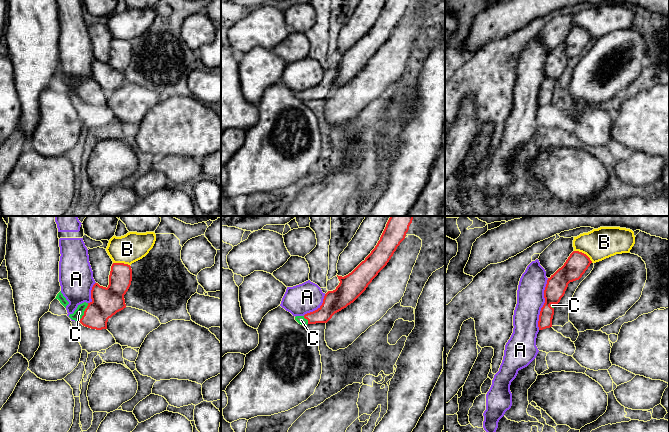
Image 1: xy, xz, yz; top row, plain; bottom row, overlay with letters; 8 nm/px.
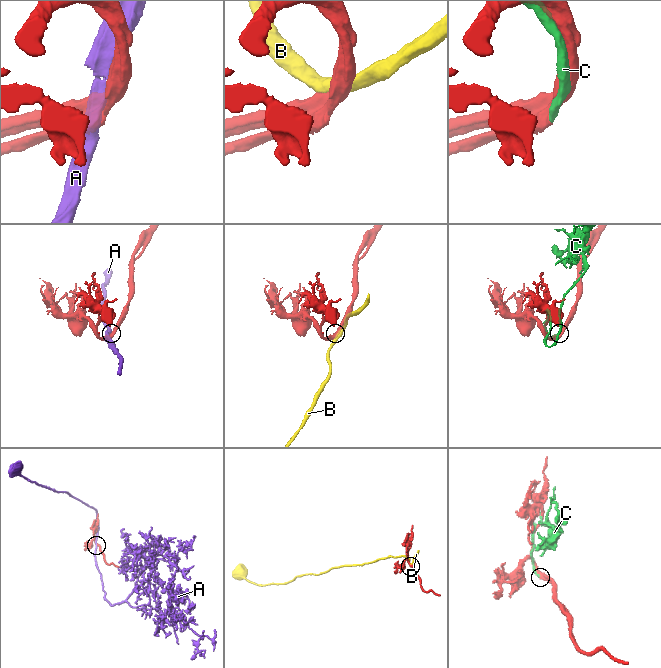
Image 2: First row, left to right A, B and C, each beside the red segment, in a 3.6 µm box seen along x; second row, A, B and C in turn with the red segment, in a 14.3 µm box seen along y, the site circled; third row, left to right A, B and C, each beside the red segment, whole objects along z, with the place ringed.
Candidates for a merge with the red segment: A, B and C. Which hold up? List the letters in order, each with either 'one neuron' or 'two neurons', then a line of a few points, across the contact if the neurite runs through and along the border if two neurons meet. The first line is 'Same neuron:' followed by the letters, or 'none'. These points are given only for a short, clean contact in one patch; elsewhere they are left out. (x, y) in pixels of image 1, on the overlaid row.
Same neuron: C
A: two neurons
B: two neurons
C: one neuron

